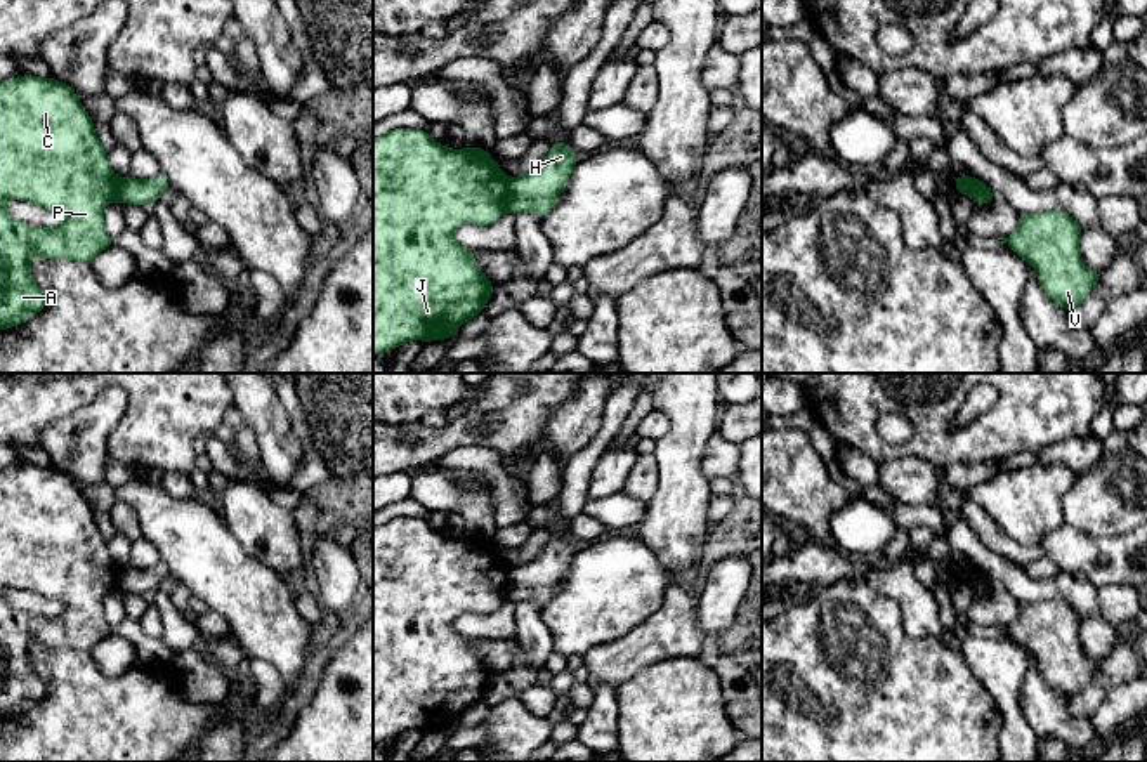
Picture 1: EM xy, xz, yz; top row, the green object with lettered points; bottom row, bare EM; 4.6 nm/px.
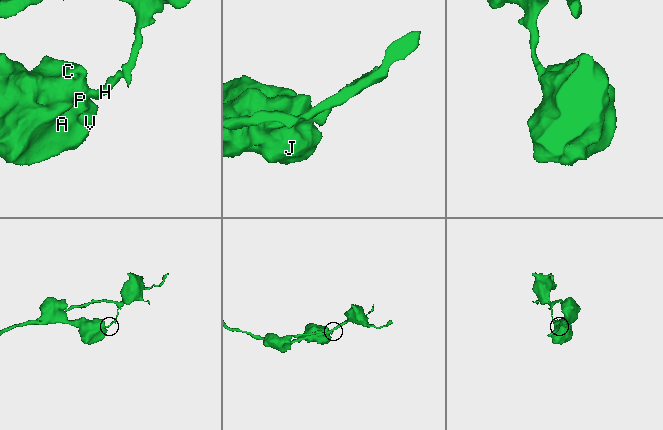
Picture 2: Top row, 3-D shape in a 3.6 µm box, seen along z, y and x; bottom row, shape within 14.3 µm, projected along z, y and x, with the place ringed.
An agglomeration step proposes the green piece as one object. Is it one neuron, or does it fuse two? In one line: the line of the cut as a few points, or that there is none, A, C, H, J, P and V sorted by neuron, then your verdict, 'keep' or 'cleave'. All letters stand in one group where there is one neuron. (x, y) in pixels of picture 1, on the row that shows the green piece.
cut xz (509, 179), (505, 209); groups A C J P V / H; cleave

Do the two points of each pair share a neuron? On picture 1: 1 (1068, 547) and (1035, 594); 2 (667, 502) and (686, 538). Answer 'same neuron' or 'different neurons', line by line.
1: different neurons
2: same neuron

